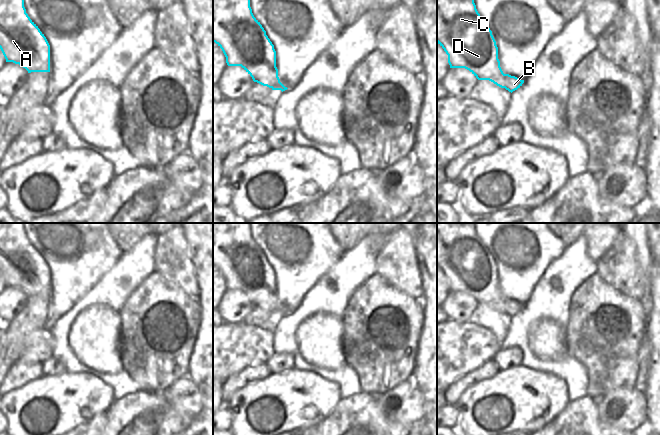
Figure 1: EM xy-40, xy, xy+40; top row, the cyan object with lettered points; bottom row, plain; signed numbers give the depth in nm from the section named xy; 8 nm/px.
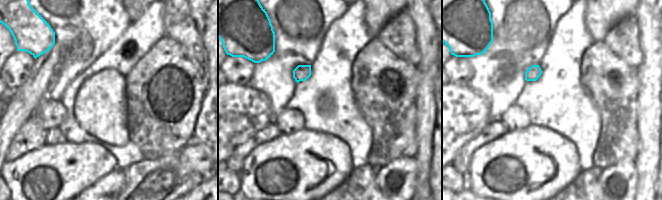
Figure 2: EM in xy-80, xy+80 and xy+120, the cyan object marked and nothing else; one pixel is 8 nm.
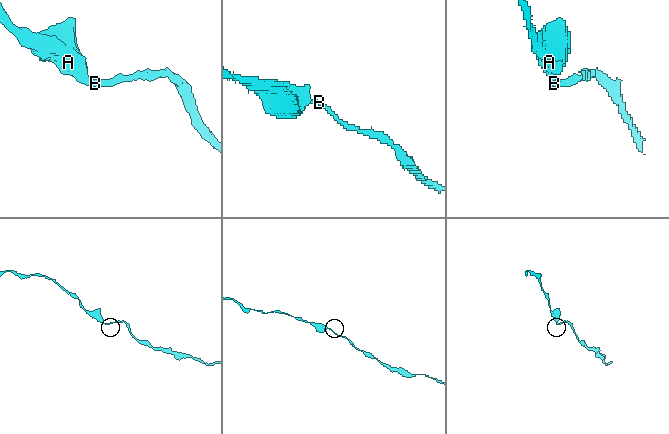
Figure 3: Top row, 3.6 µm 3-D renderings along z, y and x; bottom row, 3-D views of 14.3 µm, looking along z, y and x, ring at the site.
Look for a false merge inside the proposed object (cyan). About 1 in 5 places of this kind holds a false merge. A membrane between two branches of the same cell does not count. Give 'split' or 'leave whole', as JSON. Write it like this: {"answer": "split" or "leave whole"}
{"answer": "leave whole"}

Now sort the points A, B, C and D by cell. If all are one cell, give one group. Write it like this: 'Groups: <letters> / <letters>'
Groups: A B C D

